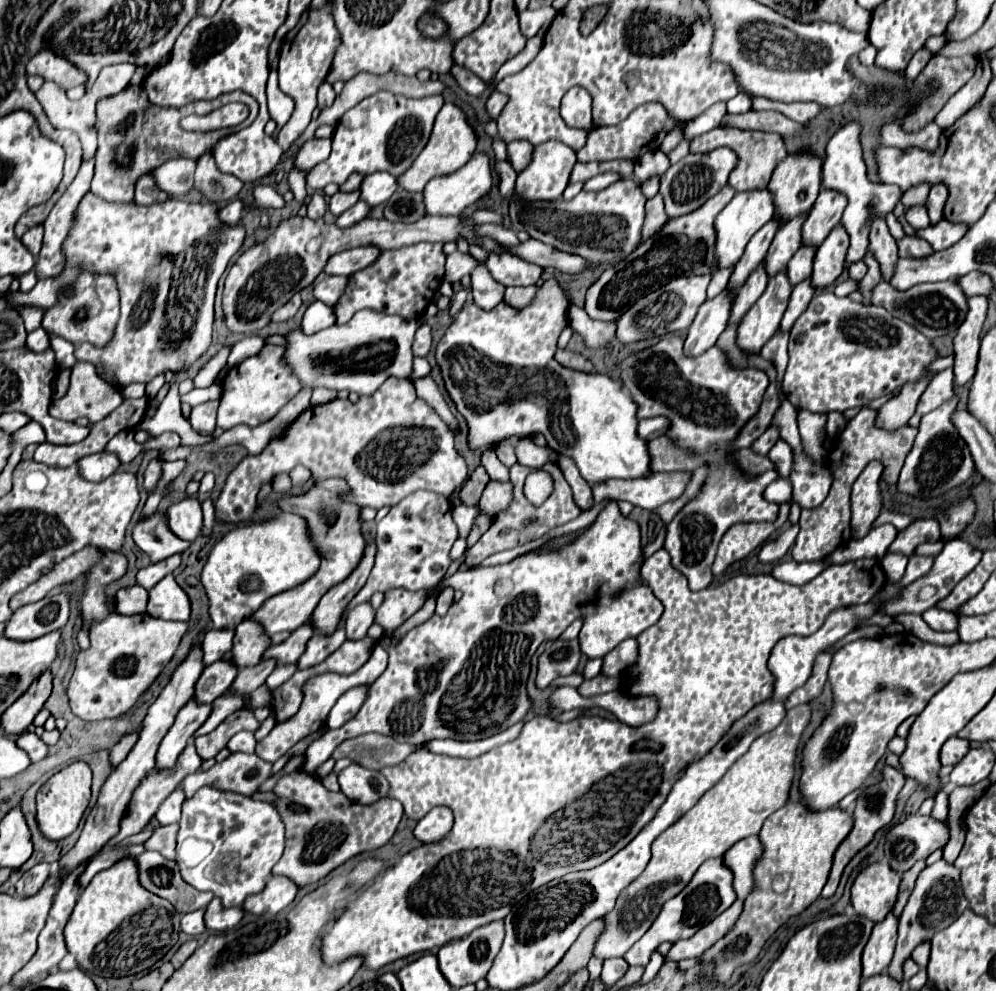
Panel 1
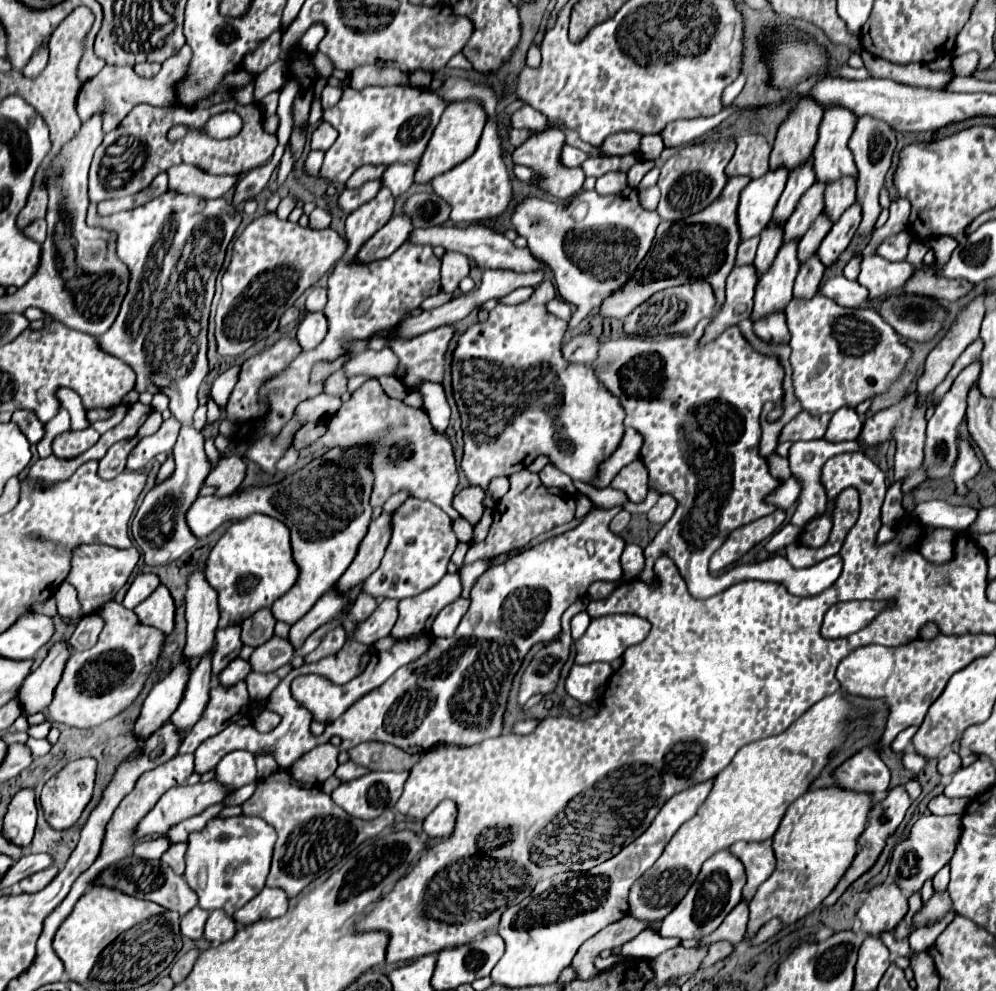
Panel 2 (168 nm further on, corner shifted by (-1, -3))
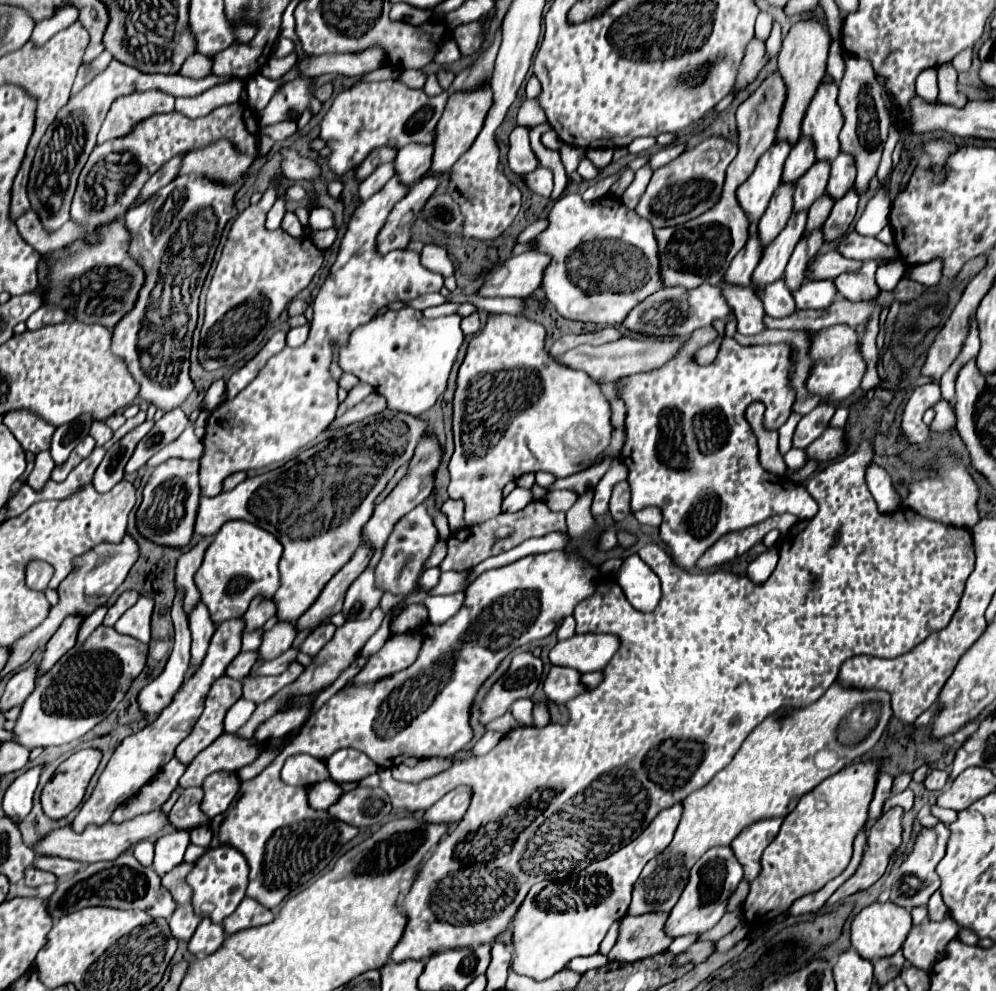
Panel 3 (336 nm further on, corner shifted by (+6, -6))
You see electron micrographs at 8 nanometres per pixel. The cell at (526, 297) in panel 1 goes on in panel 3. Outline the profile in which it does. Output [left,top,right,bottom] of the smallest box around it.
[339,307,465,417]

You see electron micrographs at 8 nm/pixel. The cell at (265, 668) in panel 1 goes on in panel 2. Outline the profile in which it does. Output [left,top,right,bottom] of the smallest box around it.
[250,636,294,674]

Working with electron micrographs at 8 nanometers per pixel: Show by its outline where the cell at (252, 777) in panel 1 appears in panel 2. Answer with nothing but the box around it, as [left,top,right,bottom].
[134,780,230,842]

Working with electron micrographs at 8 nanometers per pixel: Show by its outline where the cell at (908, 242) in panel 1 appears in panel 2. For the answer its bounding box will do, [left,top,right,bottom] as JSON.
[876,232,912,262]

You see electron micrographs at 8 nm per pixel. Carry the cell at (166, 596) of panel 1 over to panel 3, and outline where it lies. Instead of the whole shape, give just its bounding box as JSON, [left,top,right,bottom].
[115,597,155,643]

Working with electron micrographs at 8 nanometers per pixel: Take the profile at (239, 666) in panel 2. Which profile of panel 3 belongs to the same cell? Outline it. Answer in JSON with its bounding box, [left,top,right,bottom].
[225,651,257,681]

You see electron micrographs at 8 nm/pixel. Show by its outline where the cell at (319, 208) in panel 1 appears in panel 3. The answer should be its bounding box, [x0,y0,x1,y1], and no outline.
[309,209,333,229]

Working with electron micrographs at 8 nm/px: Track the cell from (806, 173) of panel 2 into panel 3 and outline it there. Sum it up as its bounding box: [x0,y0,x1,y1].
[783,137,815,183]

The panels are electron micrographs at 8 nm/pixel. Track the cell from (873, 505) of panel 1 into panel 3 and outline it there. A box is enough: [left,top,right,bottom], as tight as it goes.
[377,443,975,963]

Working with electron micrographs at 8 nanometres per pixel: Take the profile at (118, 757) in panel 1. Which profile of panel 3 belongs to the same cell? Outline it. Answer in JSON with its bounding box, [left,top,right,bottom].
[139,589,191,717]

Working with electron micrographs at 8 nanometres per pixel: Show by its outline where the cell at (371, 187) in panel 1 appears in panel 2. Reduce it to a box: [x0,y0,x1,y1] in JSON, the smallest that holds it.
[382,160,418,196]

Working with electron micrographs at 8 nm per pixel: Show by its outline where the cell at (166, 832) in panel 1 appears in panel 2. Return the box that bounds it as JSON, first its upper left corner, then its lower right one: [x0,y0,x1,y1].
[162,844,188,876]

